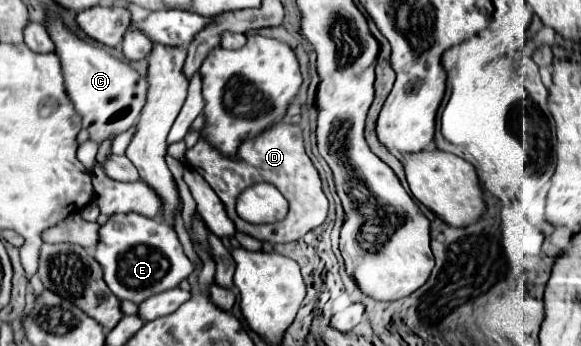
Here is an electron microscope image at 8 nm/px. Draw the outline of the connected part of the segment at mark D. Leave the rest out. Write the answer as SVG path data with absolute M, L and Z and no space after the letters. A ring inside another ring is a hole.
M279 122L273 128L269 128L265 134L245 140L243 146L239 148L239 160L229 160L229 158L217 156L217 152L205 140L199 140L191 150L187 150L185 158L187 158L189 168L197 170L205 178L205 182L213 188L213 192L219 196L219 200L223 202L225 212L233 220L235 228L261 242L281 244L281 242L299 240L313 228L321 226L327 218L329 202L323 192L319 172L305 152L301 128L297 124ZM255 182L273 182L279 188L279 192L289 200L289 214L285 220L281 220L277 224L257 226L257 224L249 224L237 216L237 212L235 212L237 196Z

